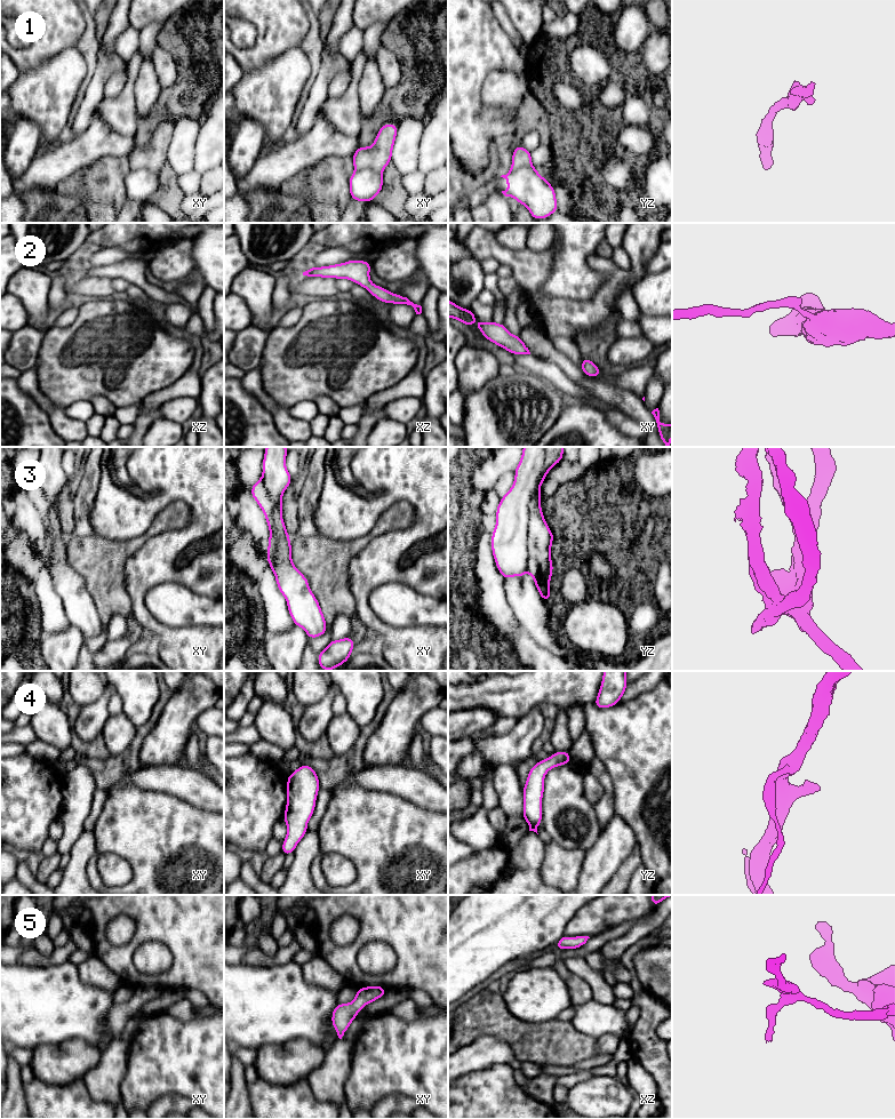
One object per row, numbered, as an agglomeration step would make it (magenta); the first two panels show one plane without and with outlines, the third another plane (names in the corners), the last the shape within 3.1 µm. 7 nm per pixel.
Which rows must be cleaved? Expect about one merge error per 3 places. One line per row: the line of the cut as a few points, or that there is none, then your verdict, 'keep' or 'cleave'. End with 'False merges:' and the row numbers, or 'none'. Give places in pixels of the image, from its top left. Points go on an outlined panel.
1: no cut; keep
2: no cut; keep
3: cut in yz along (546, 447), (544, 464), (528, 504), (527, 570); cleave
4: no cut; keep
5: no cut; keep
False merges: 3

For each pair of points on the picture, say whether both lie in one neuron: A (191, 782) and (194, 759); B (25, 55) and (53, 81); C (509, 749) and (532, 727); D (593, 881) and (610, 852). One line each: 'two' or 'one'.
A: two
B: two
C: one
D: one

